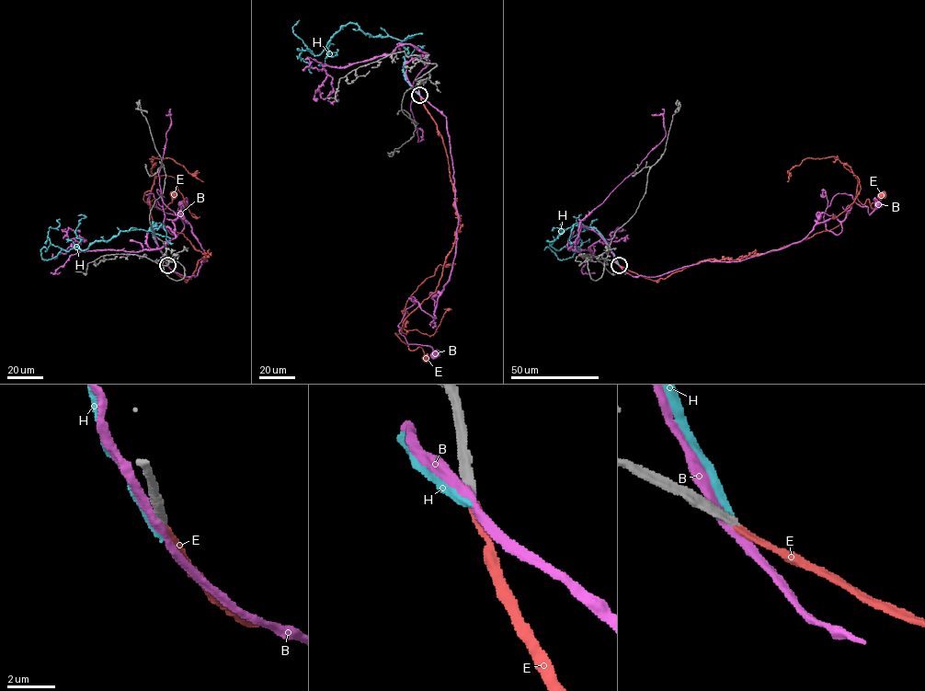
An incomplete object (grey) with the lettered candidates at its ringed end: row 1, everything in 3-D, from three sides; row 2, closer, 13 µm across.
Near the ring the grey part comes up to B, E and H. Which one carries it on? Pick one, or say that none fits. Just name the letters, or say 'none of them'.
E

